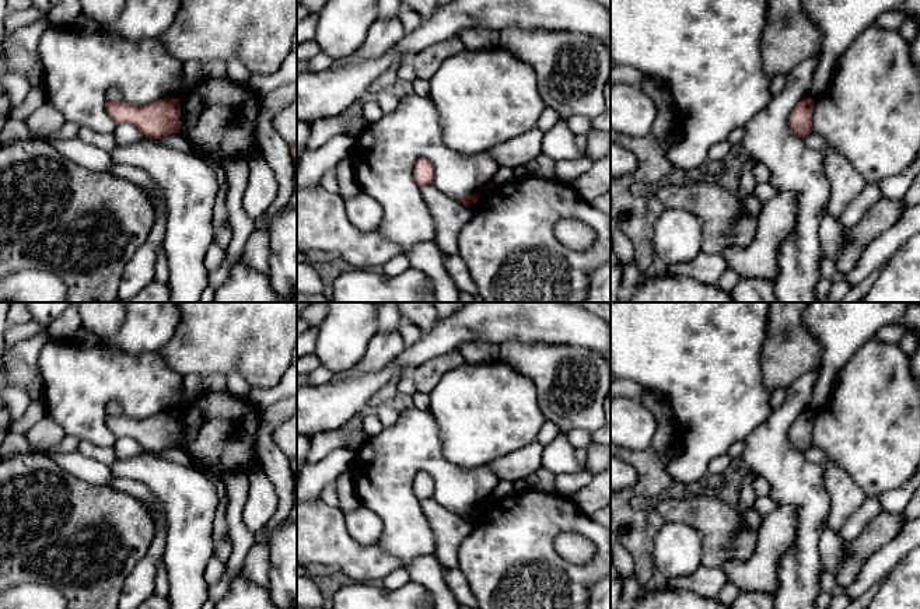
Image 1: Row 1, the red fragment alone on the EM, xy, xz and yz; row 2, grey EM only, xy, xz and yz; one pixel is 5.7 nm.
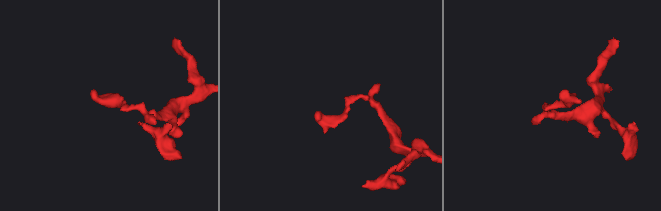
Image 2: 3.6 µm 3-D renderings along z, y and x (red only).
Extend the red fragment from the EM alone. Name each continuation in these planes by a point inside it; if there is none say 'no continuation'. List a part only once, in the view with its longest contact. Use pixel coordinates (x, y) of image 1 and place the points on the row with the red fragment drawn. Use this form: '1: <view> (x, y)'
no continuation

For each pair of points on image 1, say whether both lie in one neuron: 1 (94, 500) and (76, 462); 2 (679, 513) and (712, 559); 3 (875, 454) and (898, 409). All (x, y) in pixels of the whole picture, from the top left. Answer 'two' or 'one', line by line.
1: two
2: one
3: one

